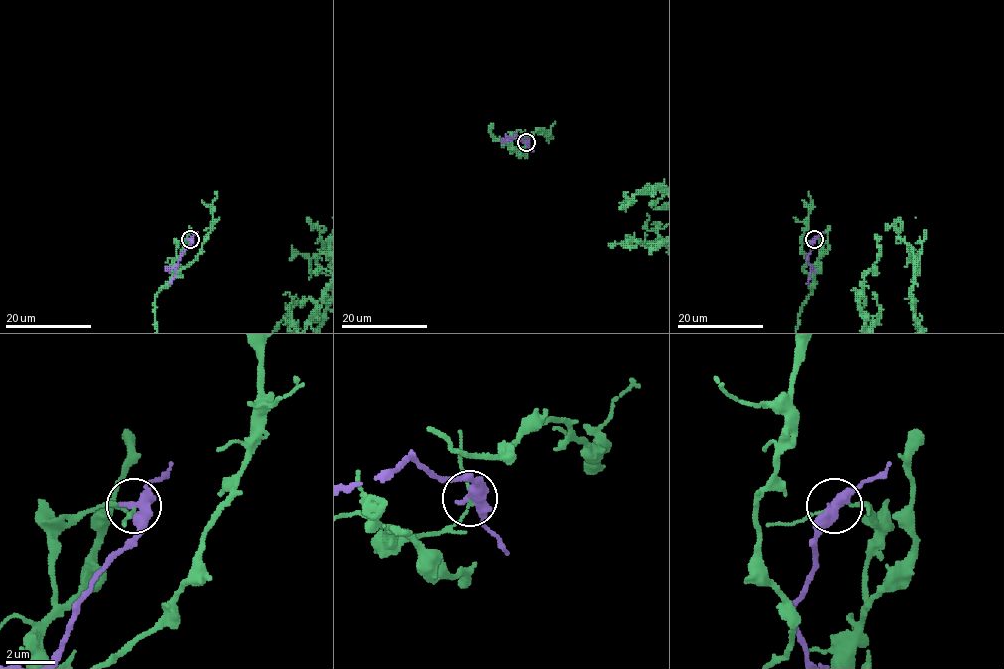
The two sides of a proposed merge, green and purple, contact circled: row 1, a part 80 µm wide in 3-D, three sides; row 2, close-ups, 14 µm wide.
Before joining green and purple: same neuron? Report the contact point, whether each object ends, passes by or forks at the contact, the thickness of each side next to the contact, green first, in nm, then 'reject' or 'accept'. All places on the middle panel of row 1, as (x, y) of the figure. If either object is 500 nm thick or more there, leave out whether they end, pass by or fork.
(526, 142) | green passes by | purple passes by | 100/460 nm | reject

